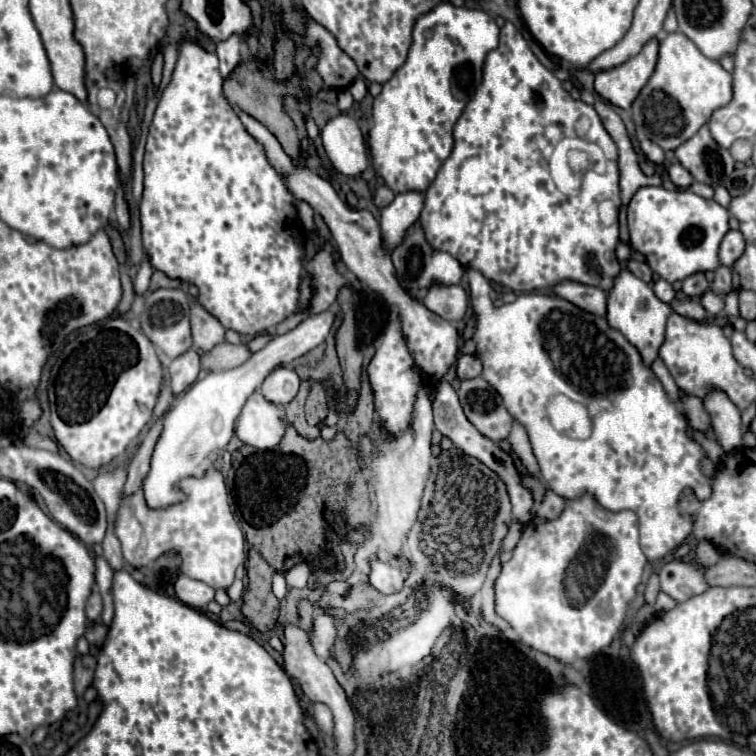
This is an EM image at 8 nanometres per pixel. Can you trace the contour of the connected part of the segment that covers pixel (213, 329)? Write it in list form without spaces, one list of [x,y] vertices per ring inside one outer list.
[[[197,302],[191,304],[191,332],[193,332],[193,348],[201,352],[209,352],[213,346],[225,342],[225,328]]]

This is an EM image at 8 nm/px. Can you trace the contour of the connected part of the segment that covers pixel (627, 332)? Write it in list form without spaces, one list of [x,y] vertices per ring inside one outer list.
[[[621,270],[613,278],[613,288],[607,292],[607,322],[611,328],[619,330],[641,354],[643,362],[649,366],[657,358],[657,350],[665,338],[665,322],[673,314],[671,306],[661,302],[653,288],[641,278],[633,276],[629,270]]]

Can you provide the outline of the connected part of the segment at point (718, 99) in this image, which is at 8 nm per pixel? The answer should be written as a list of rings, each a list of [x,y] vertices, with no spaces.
[[[671,32],[659,40],[659,60],[653,76],[633,102],[633,122],[663,150],[675,150],[689,140],[711,112],[725,106],[733,96],[731,74],[719,62],[705,58],[685,34]]]

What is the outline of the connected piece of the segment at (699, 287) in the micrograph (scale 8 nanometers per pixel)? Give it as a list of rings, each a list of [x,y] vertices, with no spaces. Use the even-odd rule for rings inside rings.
[[[697,272],[697,274],[691,274],[689,278],[683,280],[683,294],[687,296],[701,296],[703,292],[707,292],[709,284],[705,280],[705,274],[703,272]]]

